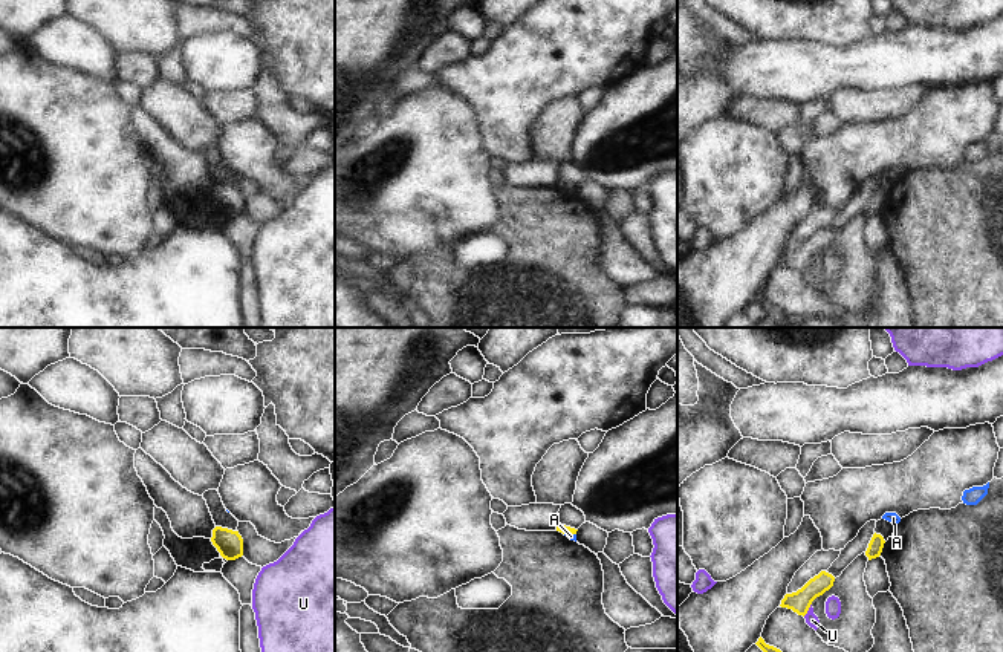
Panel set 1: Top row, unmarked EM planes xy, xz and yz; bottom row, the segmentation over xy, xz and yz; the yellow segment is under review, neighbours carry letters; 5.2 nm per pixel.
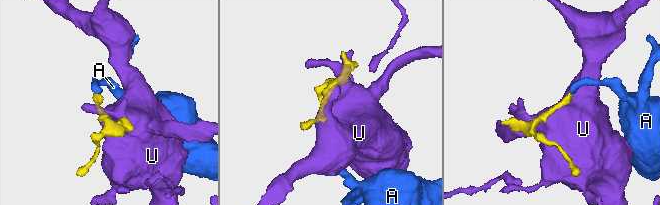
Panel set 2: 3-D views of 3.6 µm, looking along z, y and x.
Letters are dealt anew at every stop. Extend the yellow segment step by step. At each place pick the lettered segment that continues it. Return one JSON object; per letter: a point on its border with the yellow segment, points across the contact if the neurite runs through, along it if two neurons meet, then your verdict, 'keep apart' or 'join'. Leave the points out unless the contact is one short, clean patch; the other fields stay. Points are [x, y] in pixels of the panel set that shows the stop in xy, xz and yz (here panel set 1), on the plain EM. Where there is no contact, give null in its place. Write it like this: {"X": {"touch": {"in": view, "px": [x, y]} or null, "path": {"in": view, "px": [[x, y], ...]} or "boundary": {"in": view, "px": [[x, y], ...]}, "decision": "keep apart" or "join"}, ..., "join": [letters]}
{"A": {"touch": {"in": "xz", "px": [571, 190]}, "boundary": {"in": "xz", "px": [[564, 190], [575, 192]]}, "decision": "keep apart"}, "U": {"touch": {"in": "yz", "px": [808, 267]}, "decision": "keep apart"}, "join": []}

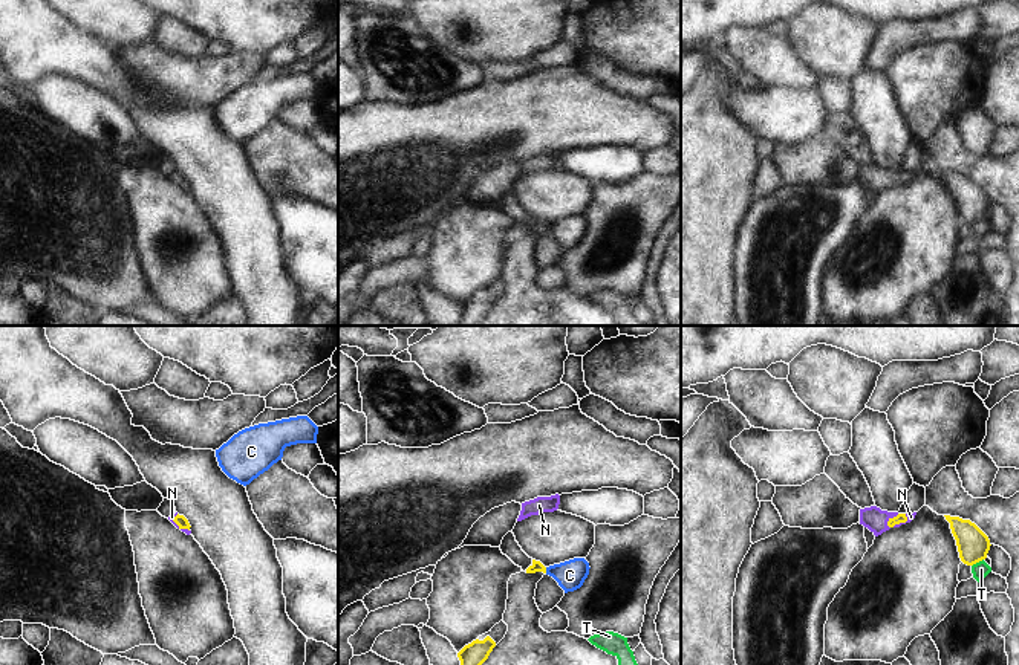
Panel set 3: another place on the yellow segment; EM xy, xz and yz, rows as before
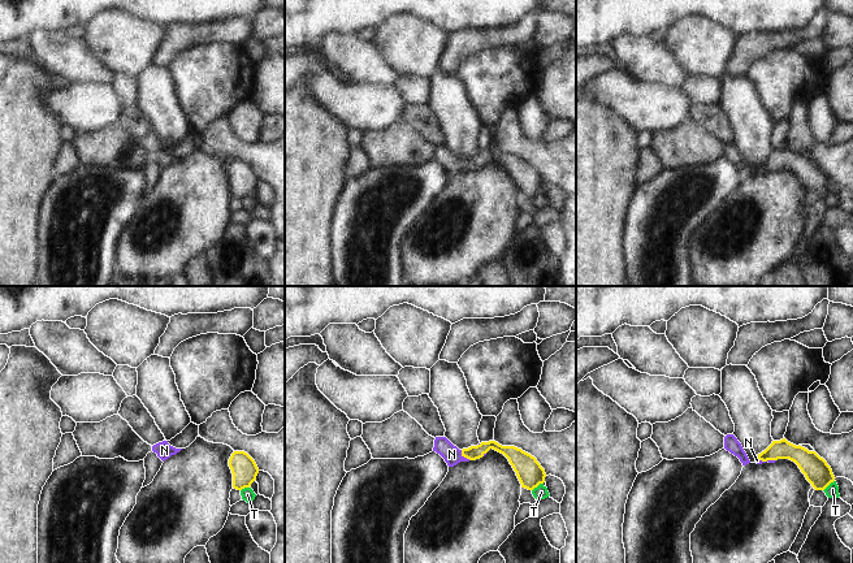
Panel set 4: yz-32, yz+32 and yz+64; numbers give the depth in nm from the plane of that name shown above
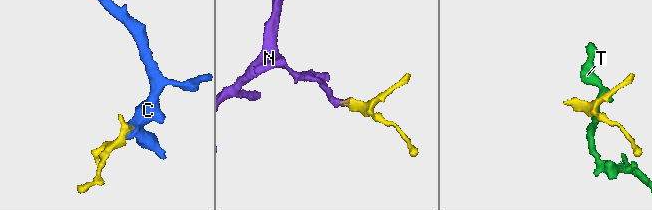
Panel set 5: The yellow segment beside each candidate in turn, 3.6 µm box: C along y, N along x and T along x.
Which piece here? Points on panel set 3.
{"C": {"touch": {"in": "xz", "px": [545, 228]}, "boundary": {"in": "xz", "px": [[545, 225], [546, 230]]}, "decision": "keep apart"}, "N": {"touch": {"in": "yz", "px": [889, 178]}, "path": {"in": "yz", "px": [[901, 175], [889, 178], [874, 176]]}, "decision": "join"}, "T": {"touch": {"in": "yz", "px": [976, 219]}, "boundary": {"in": "yz", "px": [[983, 216], [972, 223]]}, "decision": "keep apart"}, "join": ["N"]}

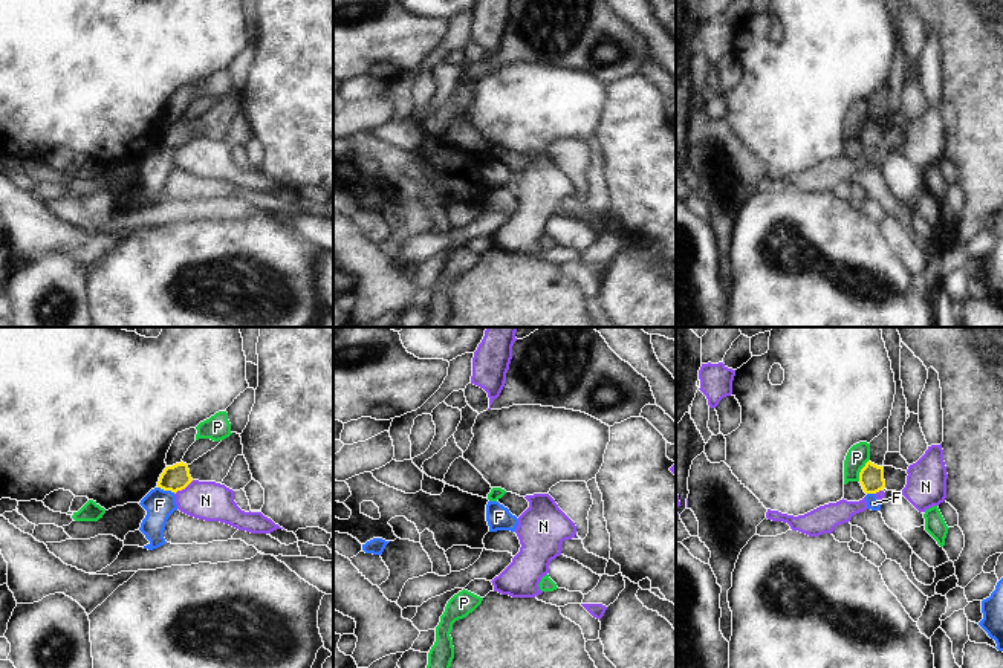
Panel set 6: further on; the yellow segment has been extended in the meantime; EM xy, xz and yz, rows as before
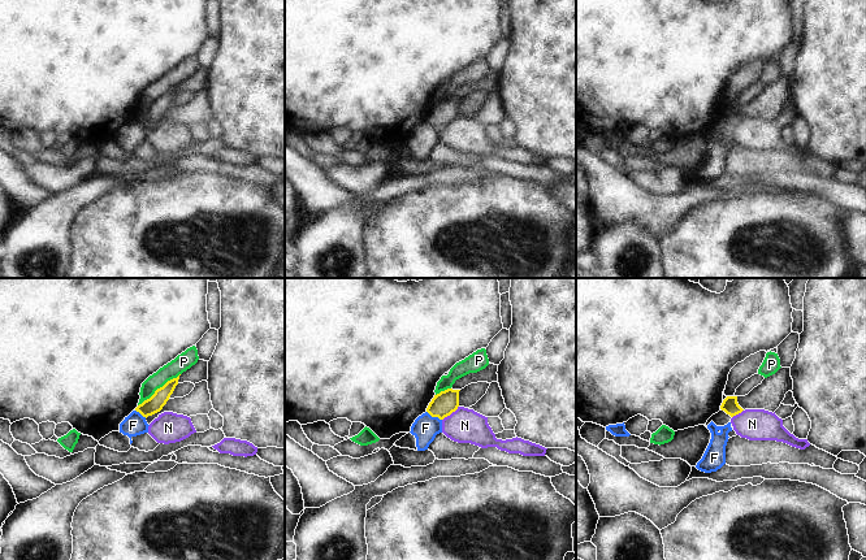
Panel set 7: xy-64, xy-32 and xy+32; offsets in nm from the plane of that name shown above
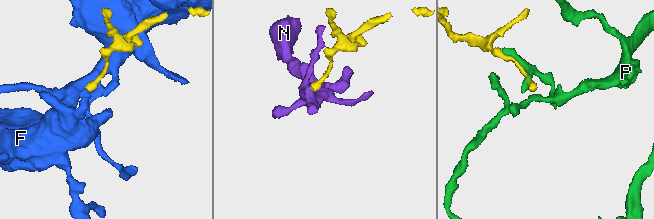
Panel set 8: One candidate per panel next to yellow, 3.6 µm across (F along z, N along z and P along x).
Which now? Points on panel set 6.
{"F": {"touch": {"in": "xy", "px": [167, 147]}, "decision": "keep apart"}, "N": {"touch": {"in": "xy", "px": [184, 145]}, "boundary": {"in": "xy", "px": [[193, 138], [175, 152]]}, "decision": "keep apart"}, "P": {"touch": {"in": "yz", "px": [861, 127]}, "decision": "keep apart"}, "join": []}

